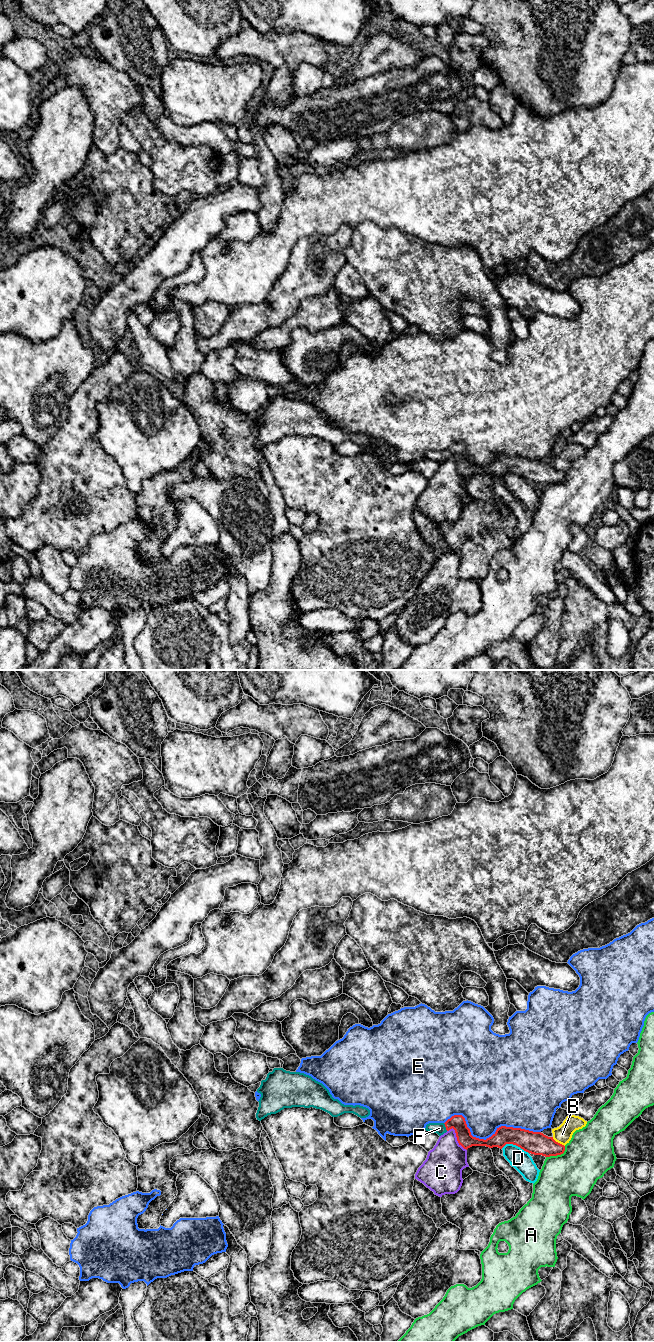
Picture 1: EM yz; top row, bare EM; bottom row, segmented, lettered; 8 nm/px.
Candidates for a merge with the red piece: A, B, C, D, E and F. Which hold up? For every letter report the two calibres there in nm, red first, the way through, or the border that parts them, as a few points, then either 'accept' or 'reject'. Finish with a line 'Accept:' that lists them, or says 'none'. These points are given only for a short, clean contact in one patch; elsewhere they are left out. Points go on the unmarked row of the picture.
A: calibres 180 and 380 nm; reject
B: calibres 180 and 140 nm; reject
C: calibres 120 and 300 nm; reject
D: calibres 180 and 160 nm; border yz (501, 476), (506, 472), (515, 472), (528, 481); reject
E: calibres 150 and 380 nm; reject
F: calibres 120 and 90 nm; way yz (457, 450), (452, 450), (445, 454), (439, 456); accept
Accept: F

